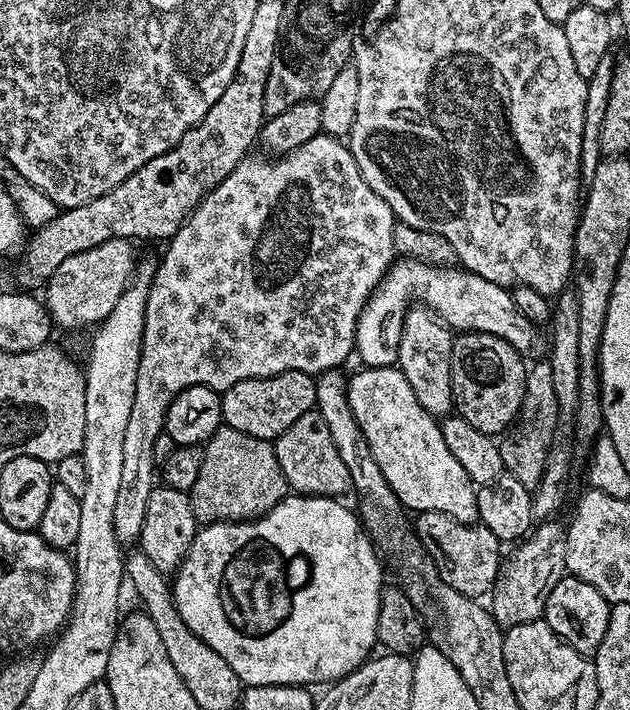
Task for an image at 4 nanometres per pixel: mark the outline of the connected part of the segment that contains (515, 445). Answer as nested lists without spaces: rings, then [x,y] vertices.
[[[547,358],[537,359],[527,365],[526,394],[522,398],[520,413],[516,415],[511,428],[499,437],[498,443],[504,471],[507,475],[518,478],[522,486],[535,490],[542,482],[546,470],[547,458],[557,443],[556,428],[561,427],[557,395],[553,389],[553,375]]]

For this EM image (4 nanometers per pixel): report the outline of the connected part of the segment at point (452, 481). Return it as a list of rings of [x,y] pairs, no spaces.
[[[364,366],[359,370],[346,380],[350,410],[370,446],[374,462],[378,462],[378,470],[386,474],[386,482],[390,482],[390,490],[394,490],[400,503],[416,514],[441,512],[463,524],[477,523],[477,485],[450,454],[437,417],[431,416],[422,402],[414,398],[414,390],[410,390],[410,382],[406,382],[399,367]]]

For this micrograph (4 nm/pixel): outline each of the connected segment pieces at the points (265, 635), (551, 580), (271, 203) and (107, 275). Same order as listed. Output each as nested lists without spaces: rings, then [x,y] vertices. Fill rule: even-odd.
[[[289,494],[282,502],[278,502],[278,506],[274,506],[274,510],[270,510],[265,516],[258,517],[257,520],[205,524],[197,531],[186,558],[180,564],[178,571],[174,573],[174,579],[171,581],[172,600],[189,630],[226,660],[241,685],[303,684],[313,686],[312,684],[320,684],[319,686],[327,686],[335,684],[344,676],[349,676],[356,668],[361,668],[365,660],[373,655],[378,644],[376,631],[378,630],[380,589],[385,580],[383,574],[380,573],[381,557],[378,555],[377,545],[368,535],[368,529],[364,527],[361,517],[353,509],[352,512],[344,505],[344,502],[331,496]]]
[[[542,522],[515,545],[512,557],[503,561],[495,585],[490,593],[492,617],[505,629],[522,622],[541,619],[550,590],[566,574],[566,528],[563,523]]]
[[[321,134],[310,138],[310,142],[298,145],[294,151],[285,152],[275,158],[256,155],[245,156],[233,172],[226,174],[226,178],[218,182],[218,186],[208,189],[206,195],[201,198],[200,205],[188,215],[188,219],[174,233],[172,239],[167,241],[165,248],[168,249],[156,264],[156,273],[152,276],[151,287],[148,288],[146,326],[142,330],[142,350],[138,358],[138,382],[134,386],[134,406],[130,406],[130,419],[126,425],[126,438],[122,445],[122,479],[114,506],[114,534],[119,538],[121,545],[135,545],[142,534],[142,522],[146,522],[146,506],[150,502],[152,489],[158,484],[154,438],[165,435],[164,419],[177,394],[195,384],[213,388],[222,394],[230,386],[234,386],[234,382],[250,378],[262,378],[283,372],[319,374],[339,369],[340,363],[348,355],[353,355],[358,318],[366,302],[394,263],[394,226],[398,221],[393,216],[390,206],[386,206],[386,202],[378,198],[374,190],[370,190],[366,178],[362,178],[358,170],[358,162],[354,162],[352,149],[343,139]]]
[[[132,240],[102,242],[102,246],[94,246],[94,250],[66,258],[66,262],[54,270],[43,289],[42,299],[48,315],[59,327],[60,324],[64,328],[84,328],[87,324],[99,326],[110,310],[118,306],[118,298],[122,298],[138,268],[138,259],[132,246]]]

